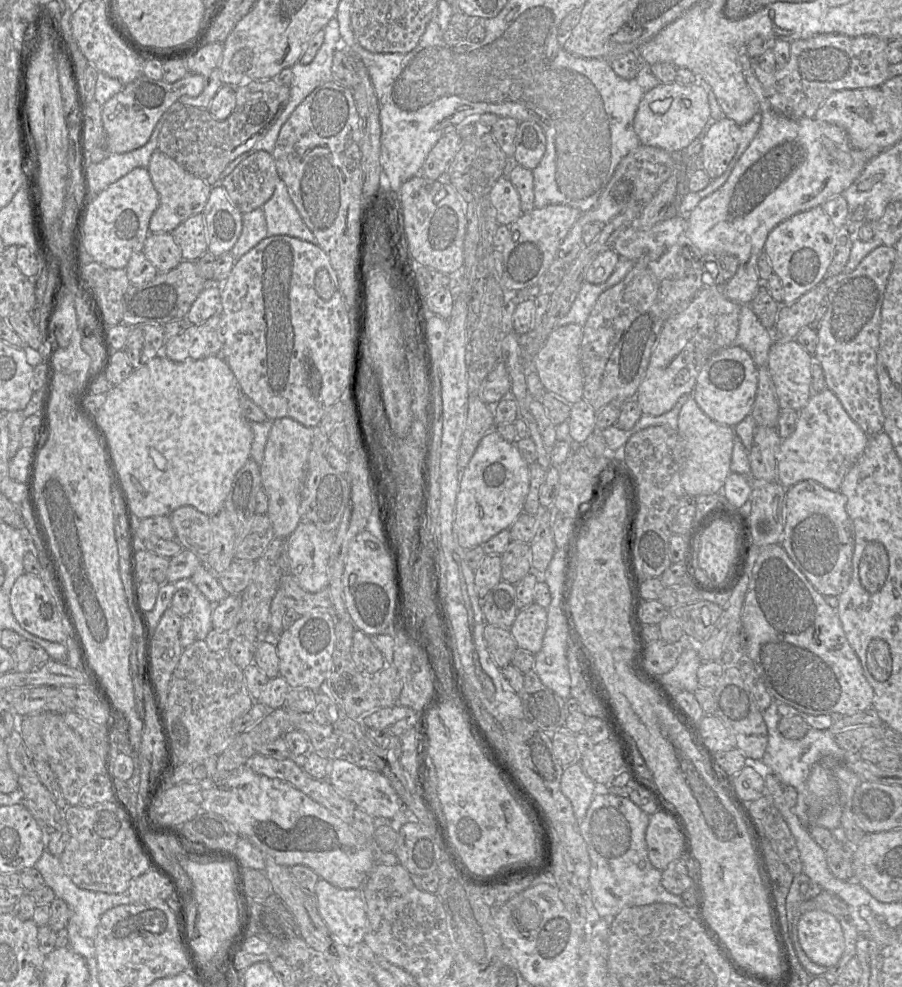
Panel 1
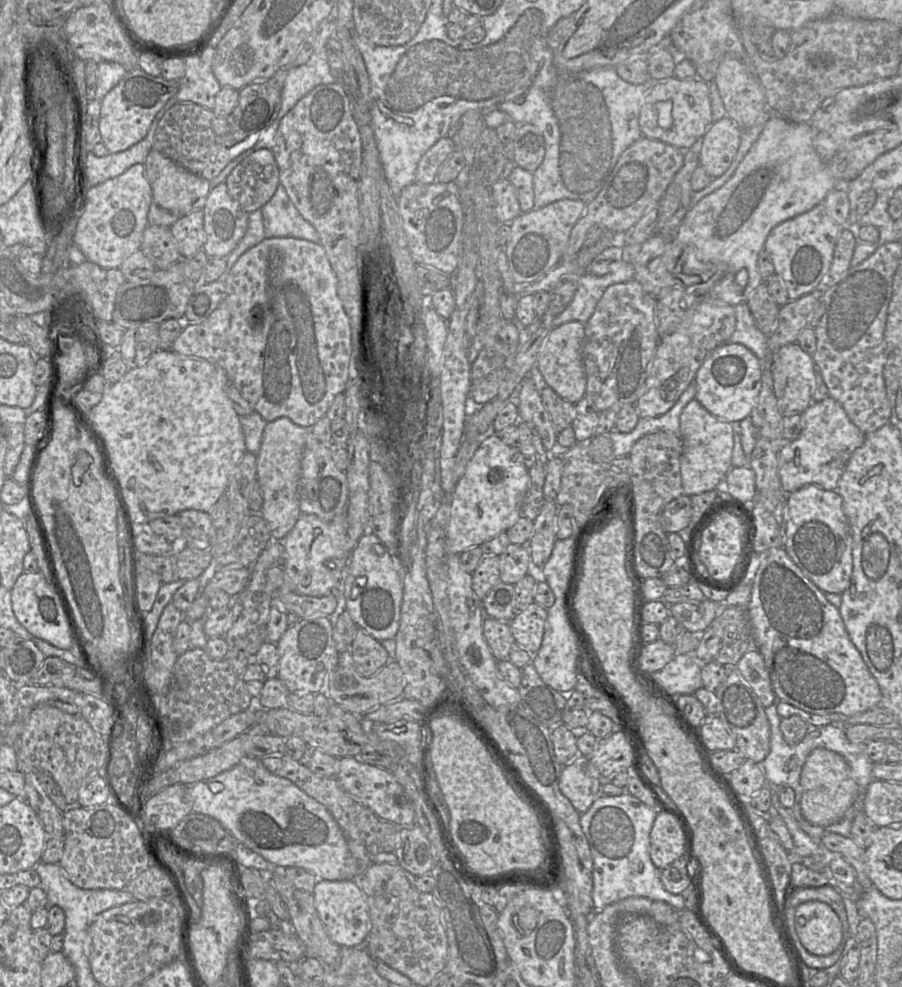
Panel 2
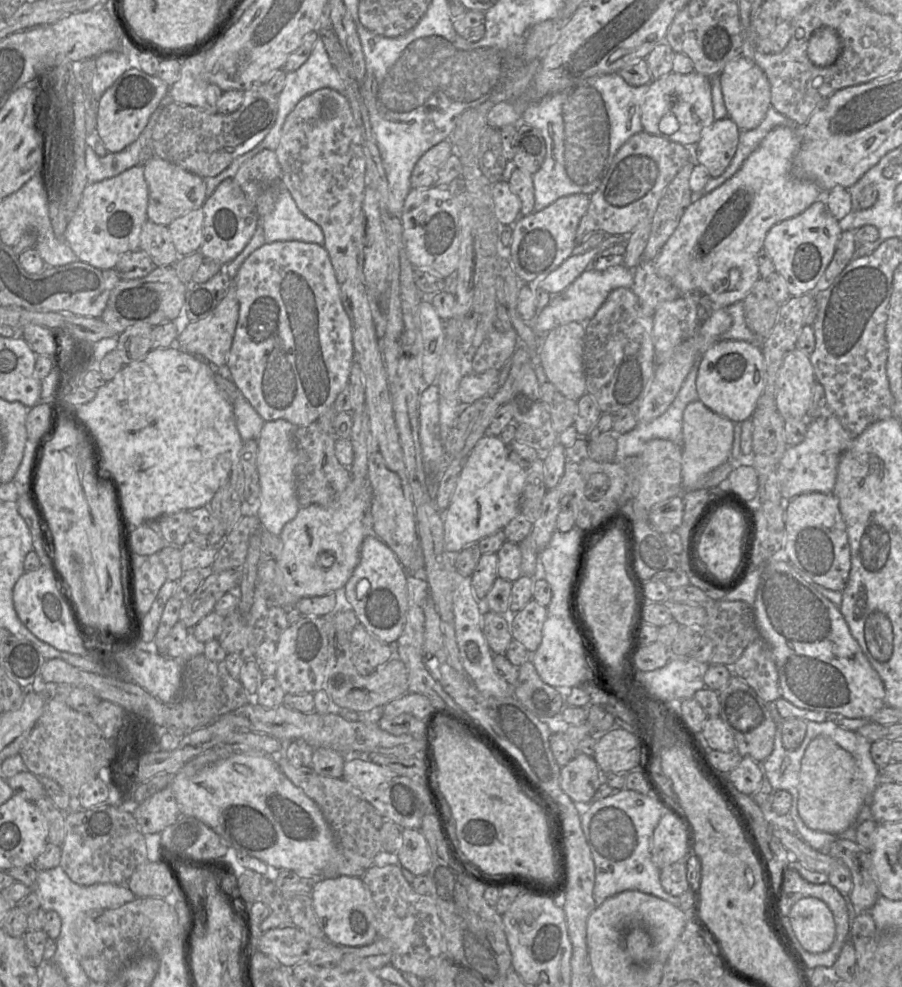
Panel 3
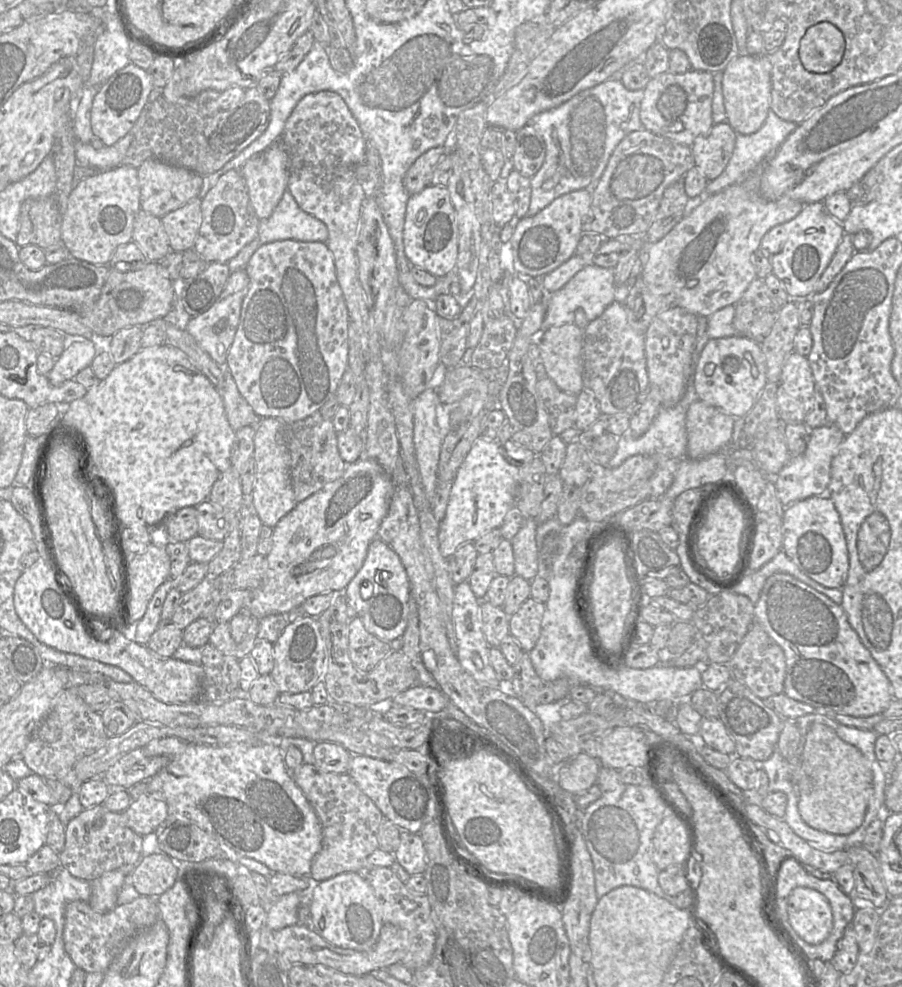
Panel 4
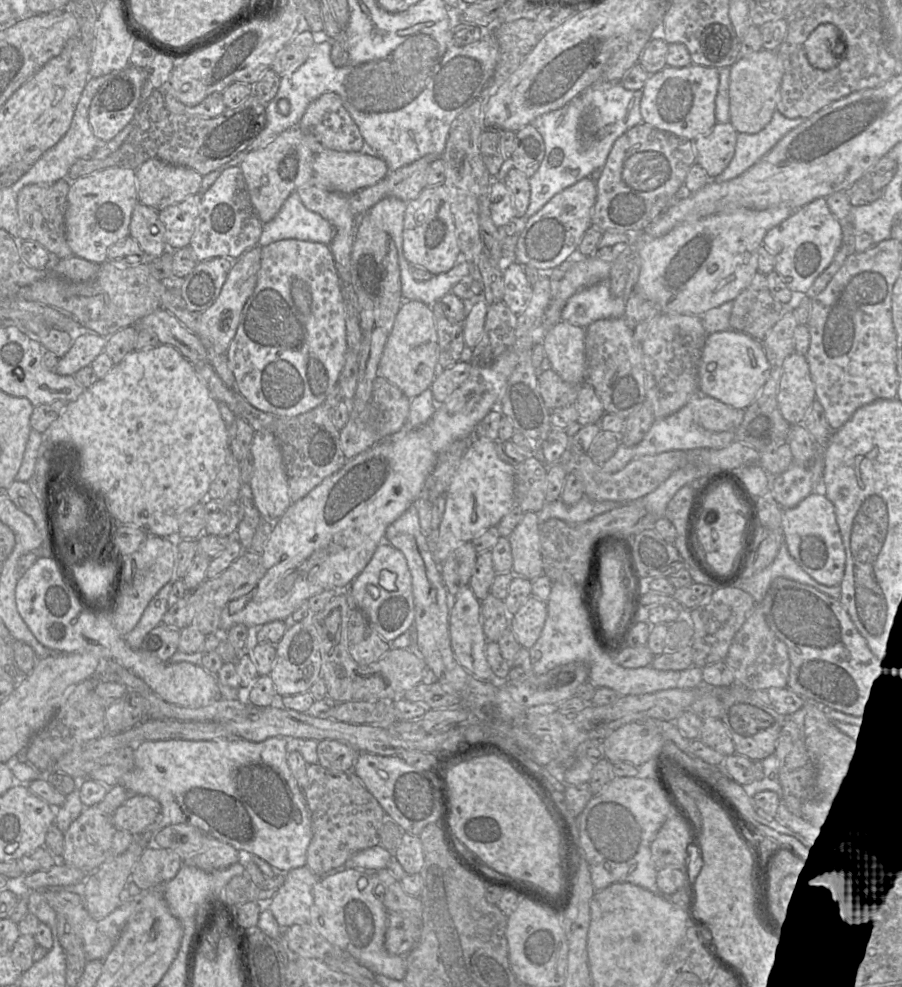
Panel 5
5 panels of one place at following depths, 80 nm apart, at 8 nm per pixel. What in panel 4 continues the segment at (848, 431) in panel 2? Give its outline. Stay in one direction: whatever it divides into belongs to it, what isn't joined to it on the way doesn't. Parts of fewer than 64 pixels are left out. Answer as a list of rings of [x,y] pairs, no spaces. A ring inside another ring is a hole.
[[[827,423],[810,429],[810,439],[804,453],[791,456],[786,465],[774,477],[777,496],[784,507],[812,496],[825,495],[831,478],[831,463],[845,434],[835,425]]]

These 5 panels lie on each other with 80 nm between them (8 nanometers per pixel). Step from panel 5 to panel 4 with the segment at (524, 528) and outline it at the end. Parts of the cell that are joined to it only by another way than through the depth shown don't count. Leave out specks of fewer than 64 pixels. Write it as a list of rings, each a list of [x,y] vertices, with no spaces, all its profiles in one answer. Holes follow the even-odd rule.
[[[526,519],[525,524],[511,540],[515,575],[532,581],[541,574],[540,553],[536,541],[537,523]]]

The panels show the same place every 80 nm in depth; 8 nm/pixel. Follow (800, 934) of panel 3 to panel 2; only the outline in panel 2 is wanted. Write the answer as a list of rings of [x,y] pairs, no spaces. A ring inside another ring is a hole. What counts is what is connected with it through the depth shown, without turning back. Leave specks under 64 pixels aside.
[[[820,901],[800,903],[794,913],[795,930],[803,948],[815,956],[828,956],[841,944],[843,930],[834,910]]]

